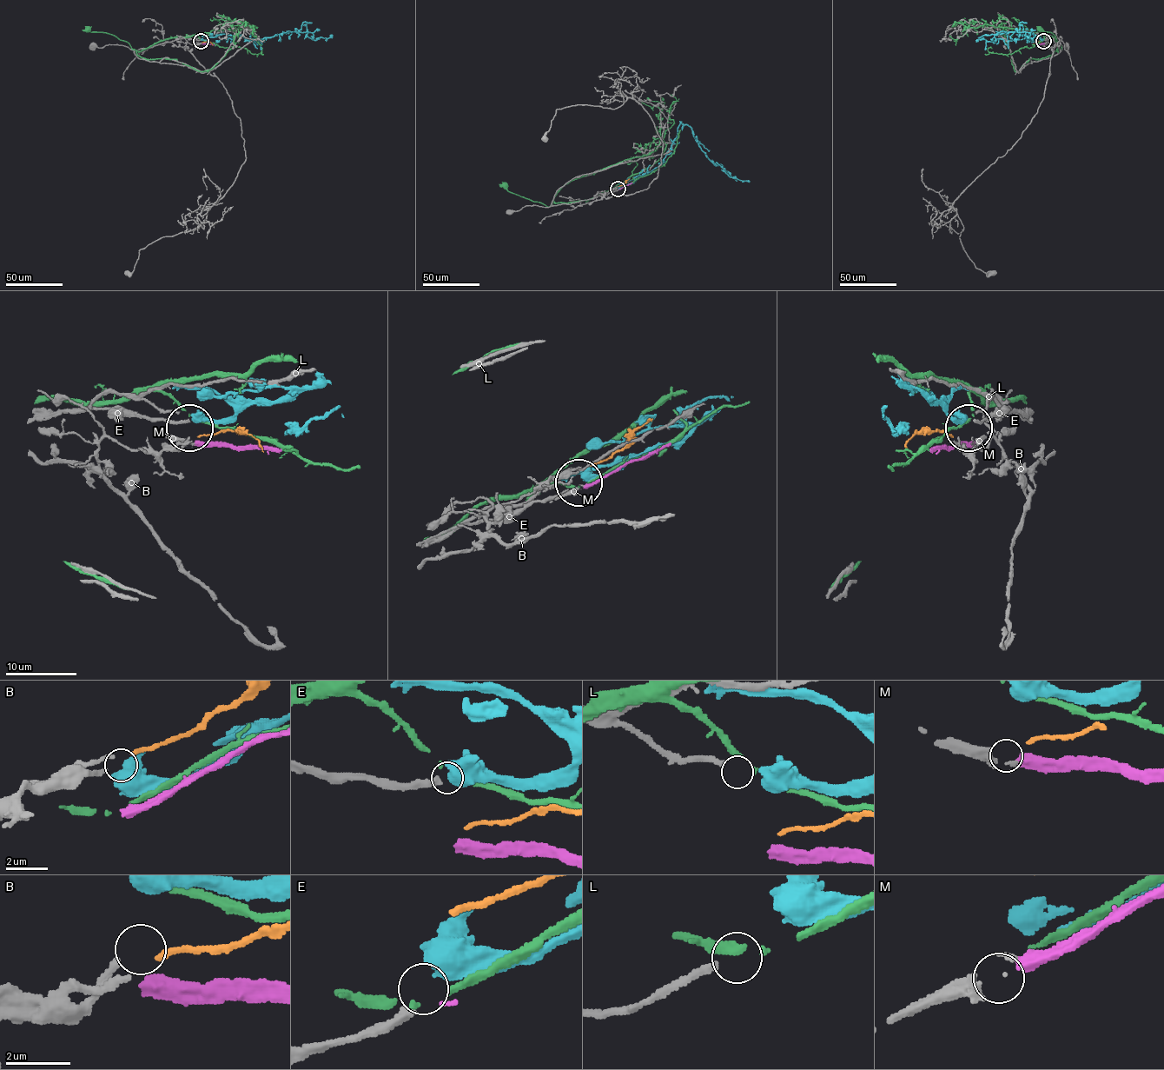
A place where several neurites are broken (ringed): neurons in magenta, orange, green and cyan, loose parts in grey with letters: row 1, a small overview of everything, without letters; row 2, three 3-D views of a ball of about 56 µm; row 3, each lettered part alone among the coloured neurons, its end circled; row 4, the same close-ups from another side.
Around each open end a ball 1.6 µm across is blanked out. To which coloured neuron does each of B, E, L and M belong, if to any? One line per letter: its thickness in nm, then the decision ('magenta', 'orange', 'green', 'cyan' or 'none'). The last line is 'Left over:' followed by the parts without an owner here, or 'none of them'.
B: calibre 220 nm; orange
E: calibre 300 nm; cyan
L: calibre 240 nm; none
M: calibre 460 nm; magenta
Left over: L

